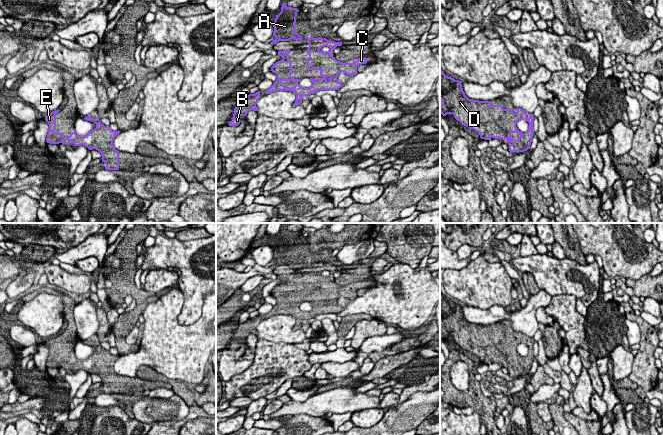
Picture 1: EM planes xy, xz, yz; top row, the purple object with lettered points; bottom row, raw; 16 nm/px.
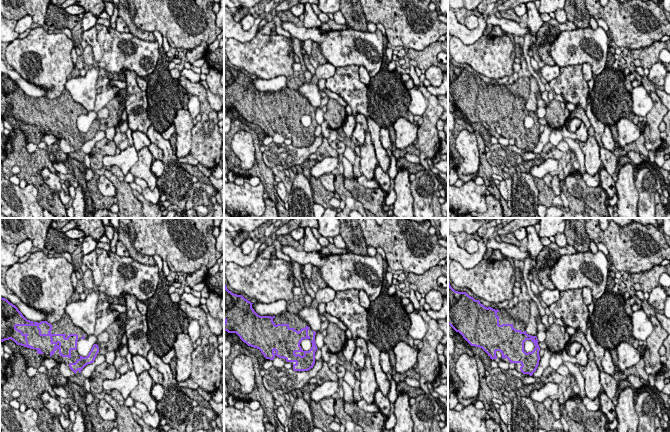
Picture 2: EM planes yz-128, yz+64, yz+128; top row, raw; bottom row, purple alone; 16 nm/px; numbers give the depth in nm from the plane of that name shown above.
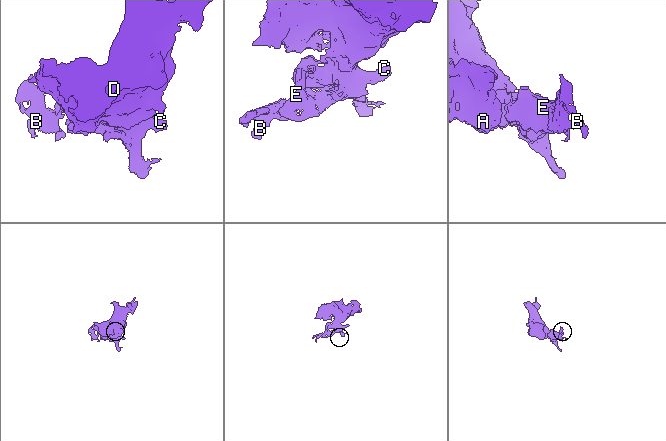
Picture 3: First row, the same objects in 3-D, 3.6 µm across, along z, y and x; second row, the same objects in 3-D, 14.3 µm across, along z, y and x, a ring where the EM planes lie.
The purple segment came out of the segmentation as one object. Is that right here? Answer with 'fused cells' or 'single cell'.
fused cells

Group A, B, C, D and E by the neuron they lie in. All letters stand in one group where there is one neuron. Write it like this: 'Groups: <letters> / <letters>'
Groups: A B E / C D

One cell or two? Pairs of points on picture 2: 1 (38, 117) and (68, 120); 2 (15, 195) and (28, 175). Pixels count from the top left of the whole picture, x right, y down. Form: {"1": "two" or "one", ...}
{"1": "one", "2": "two"}

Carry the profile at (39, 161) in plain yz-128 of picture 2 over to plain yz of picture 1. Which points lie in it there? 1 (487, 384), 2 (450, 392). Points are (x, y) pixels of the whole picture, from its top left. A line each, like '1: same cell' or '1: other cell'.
1: other cell
2: same cell

